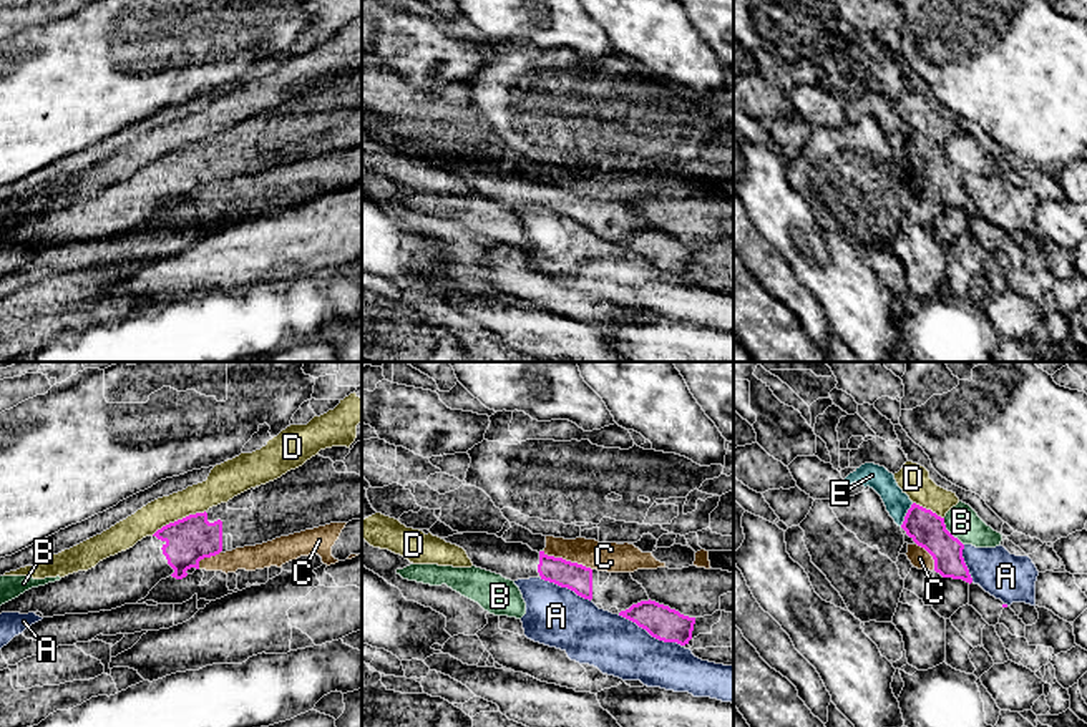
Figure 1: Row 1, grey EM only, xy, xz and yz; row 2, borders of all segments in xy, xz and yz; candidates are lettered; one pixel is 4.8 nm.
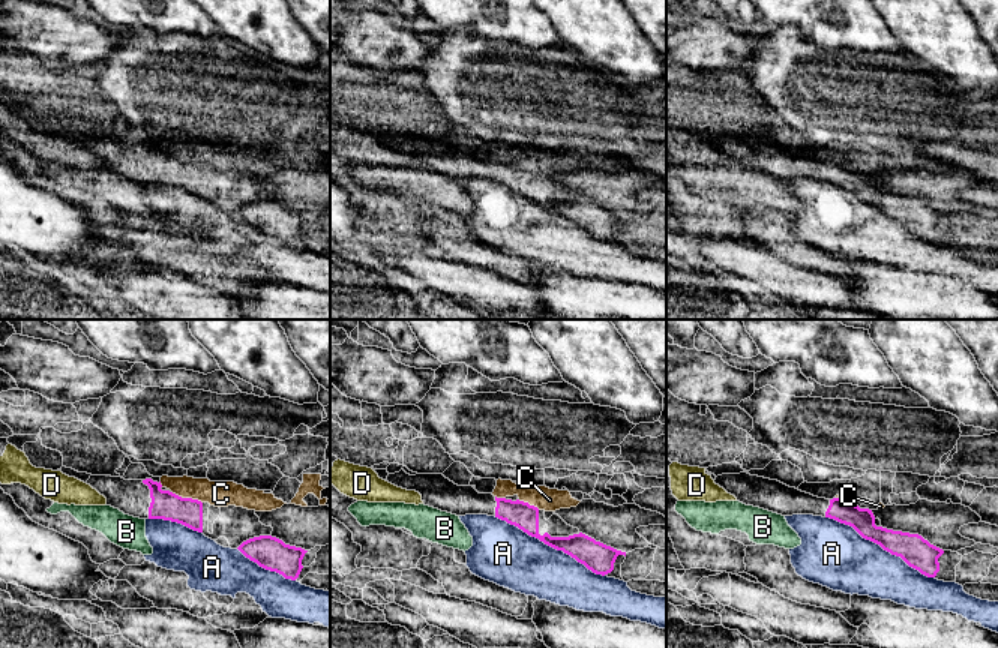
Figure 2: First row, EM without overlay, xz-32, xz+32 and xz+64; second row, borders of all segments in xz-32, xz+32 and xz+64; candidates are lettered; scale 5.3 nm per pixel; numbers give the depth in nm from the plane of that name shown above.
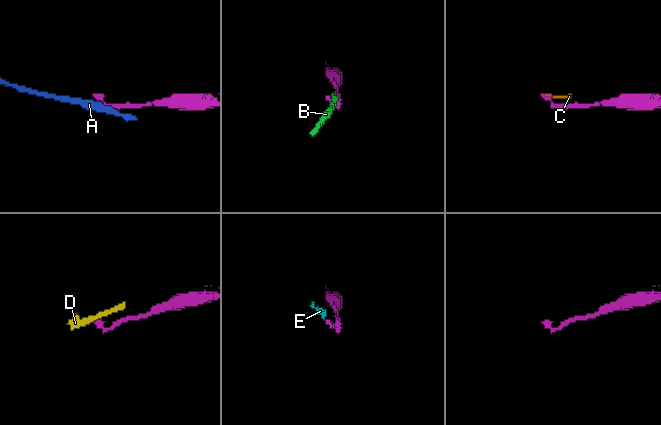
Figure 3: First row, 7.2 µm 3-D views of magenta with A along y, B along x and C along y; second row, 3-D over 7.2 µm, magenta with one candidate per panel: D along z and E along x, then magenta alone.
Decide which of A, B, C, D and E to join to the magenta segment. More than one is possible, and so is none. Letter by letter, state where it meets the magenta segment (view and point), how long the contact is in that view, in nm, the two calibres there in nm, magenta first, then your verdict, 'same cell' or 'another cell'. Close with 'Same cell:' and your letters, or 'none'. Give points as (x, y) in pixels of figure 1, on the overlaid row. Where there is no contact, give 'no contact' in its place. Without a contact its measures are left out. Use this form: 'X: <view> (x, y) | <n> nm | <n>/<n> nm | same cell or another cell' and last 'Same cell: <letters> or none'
A: xz (649, 633) | 340 nm | 160/280 nm | another cell
B: yz (948, 531) | 170 nm | 170/160 nm | another cell
C: xz (568, 561) | 260 nm | 140/140 nm | another cell
D: xy (178, 520) | 300 nm | 220/150 nm | another cell
E: yz (906, 515) | 130 nm | 170/120 nm | another cell
Same cell: none

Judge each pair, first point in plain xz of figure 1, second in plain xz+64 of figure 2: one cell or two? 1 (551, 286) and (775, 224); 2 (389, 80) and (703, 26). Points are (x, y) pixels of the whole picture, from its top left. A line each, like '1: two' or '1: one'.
1: one
2: two

